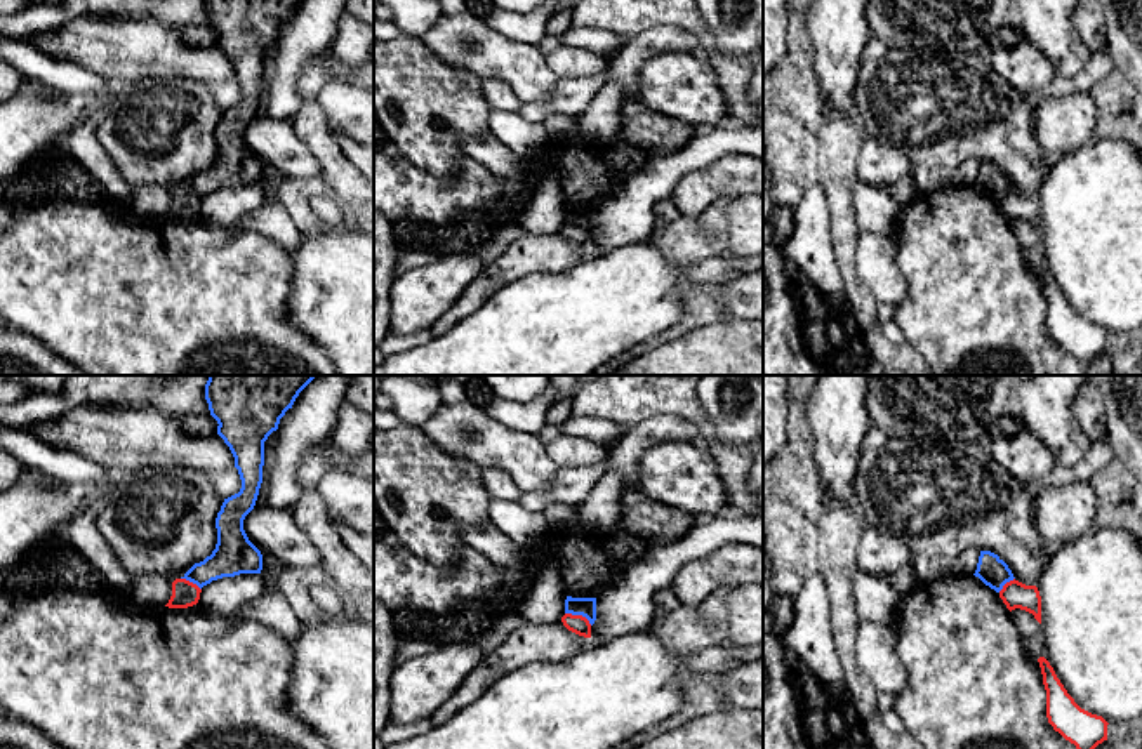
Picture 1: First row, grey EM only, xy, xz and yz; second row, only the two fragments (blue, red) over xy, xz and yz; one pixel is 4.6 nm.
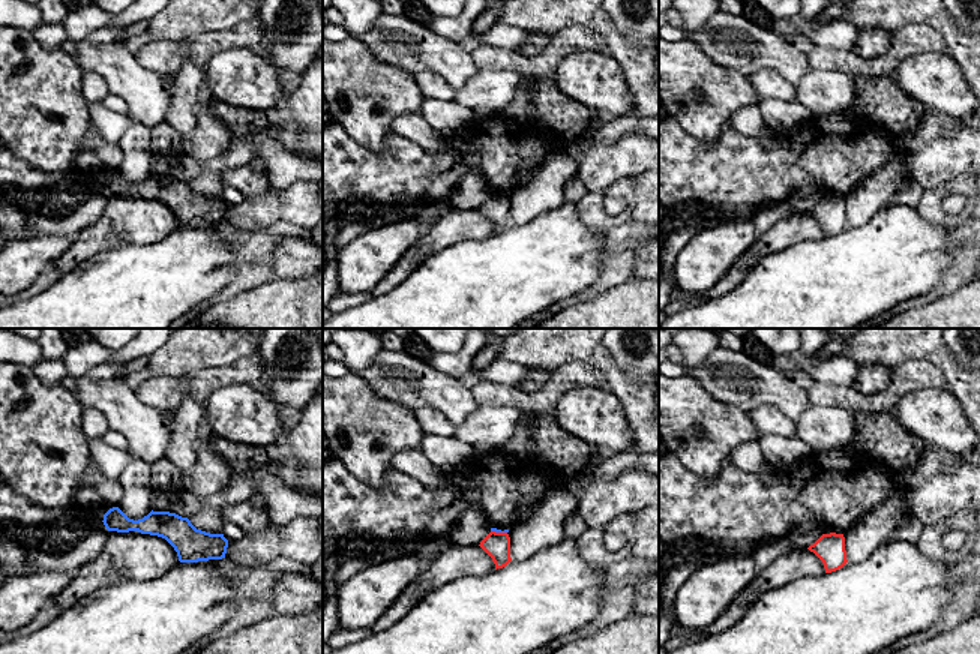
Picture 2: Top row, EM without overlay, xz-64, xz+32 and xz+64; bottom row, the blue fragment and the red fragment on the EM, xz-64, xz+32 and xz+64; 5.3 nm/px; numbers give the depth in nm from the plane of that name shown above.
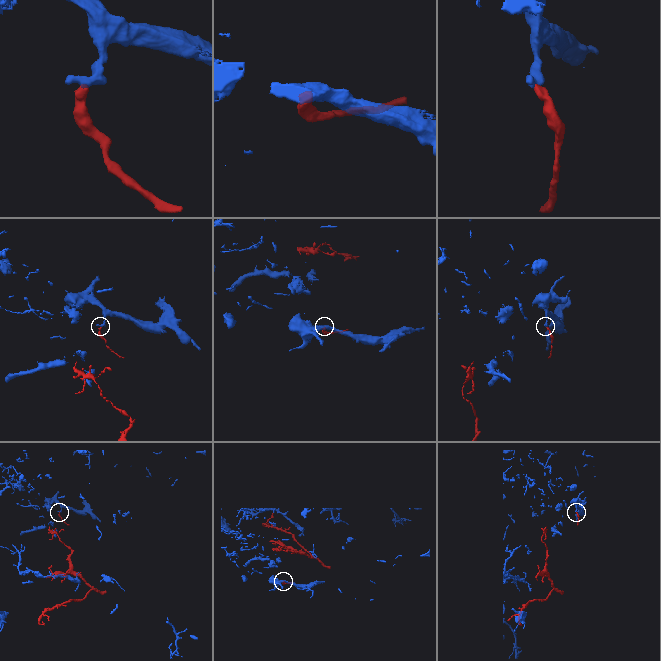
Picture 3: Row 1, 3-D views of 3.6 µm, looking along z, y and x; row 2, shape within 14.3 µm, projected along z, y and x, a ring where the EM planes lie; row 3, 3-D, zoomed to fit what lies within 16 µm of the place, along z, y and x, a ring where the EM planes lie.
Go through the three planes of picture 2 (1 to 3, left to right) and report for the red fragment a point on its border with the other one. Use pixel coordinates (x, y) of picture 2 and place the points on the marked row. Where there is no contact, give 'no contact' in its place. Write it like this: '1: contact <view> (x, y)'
1: no contact
2: contact xz+32 (499, 531)
3: no contact

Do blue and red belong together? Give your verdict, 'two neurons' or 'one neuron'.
two neurons

